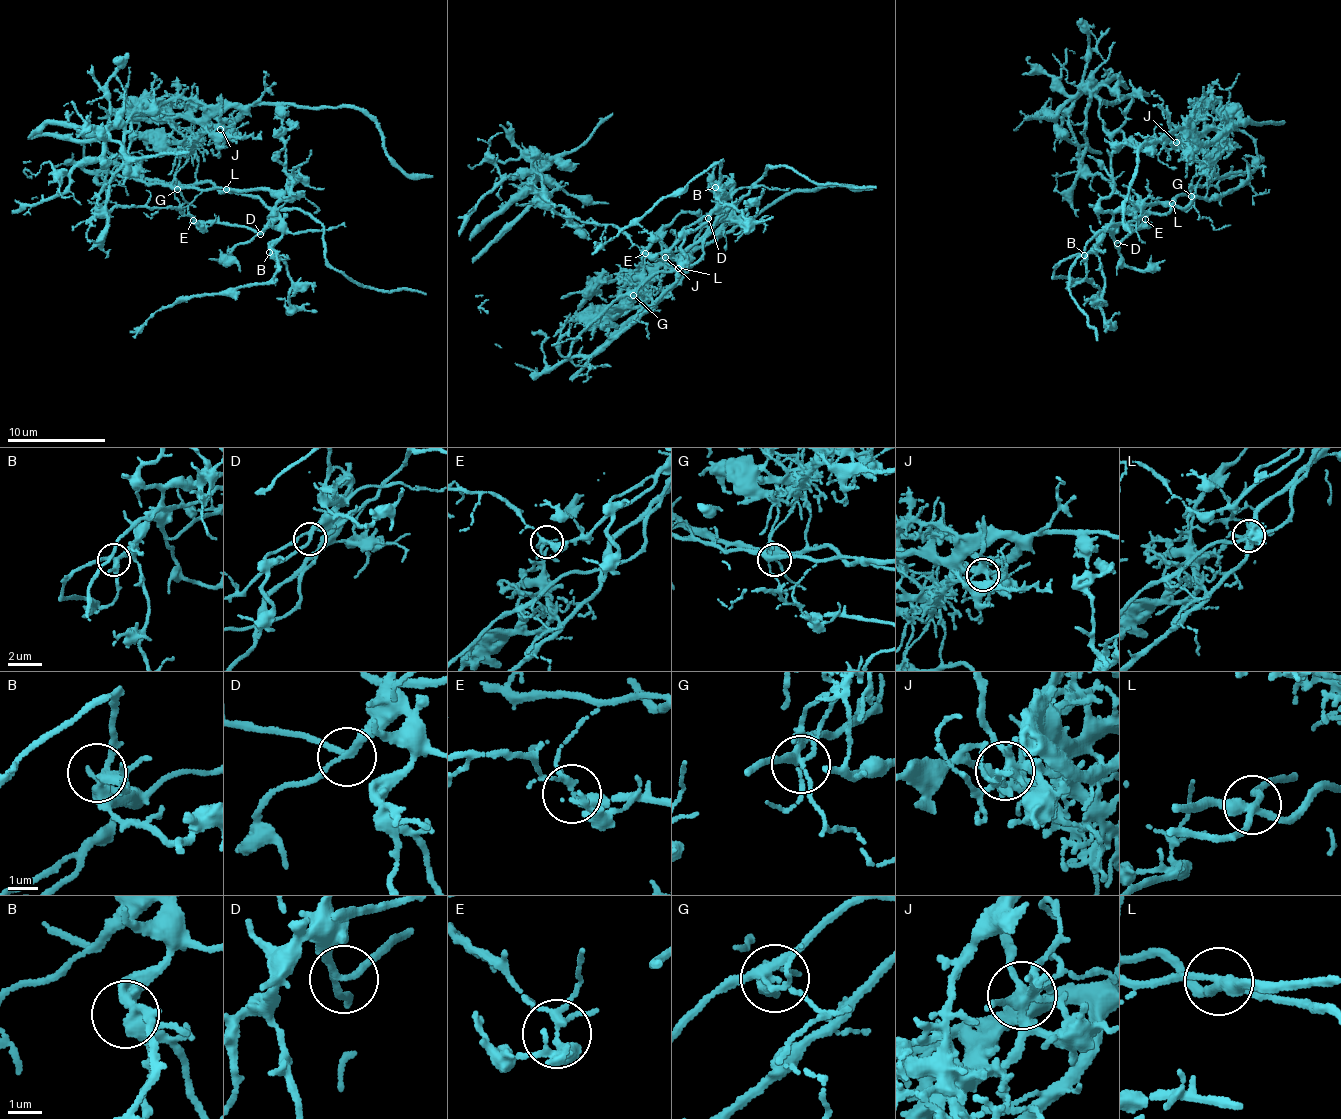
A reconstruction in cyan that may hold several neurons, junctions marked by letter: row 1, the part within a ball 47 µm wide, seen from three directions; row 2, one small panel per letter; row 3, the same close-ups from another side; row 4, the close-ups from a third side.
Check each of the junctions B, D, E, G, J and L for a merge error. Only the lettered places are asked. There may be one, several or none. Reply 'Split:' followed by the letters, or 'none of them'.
Split: E, G

